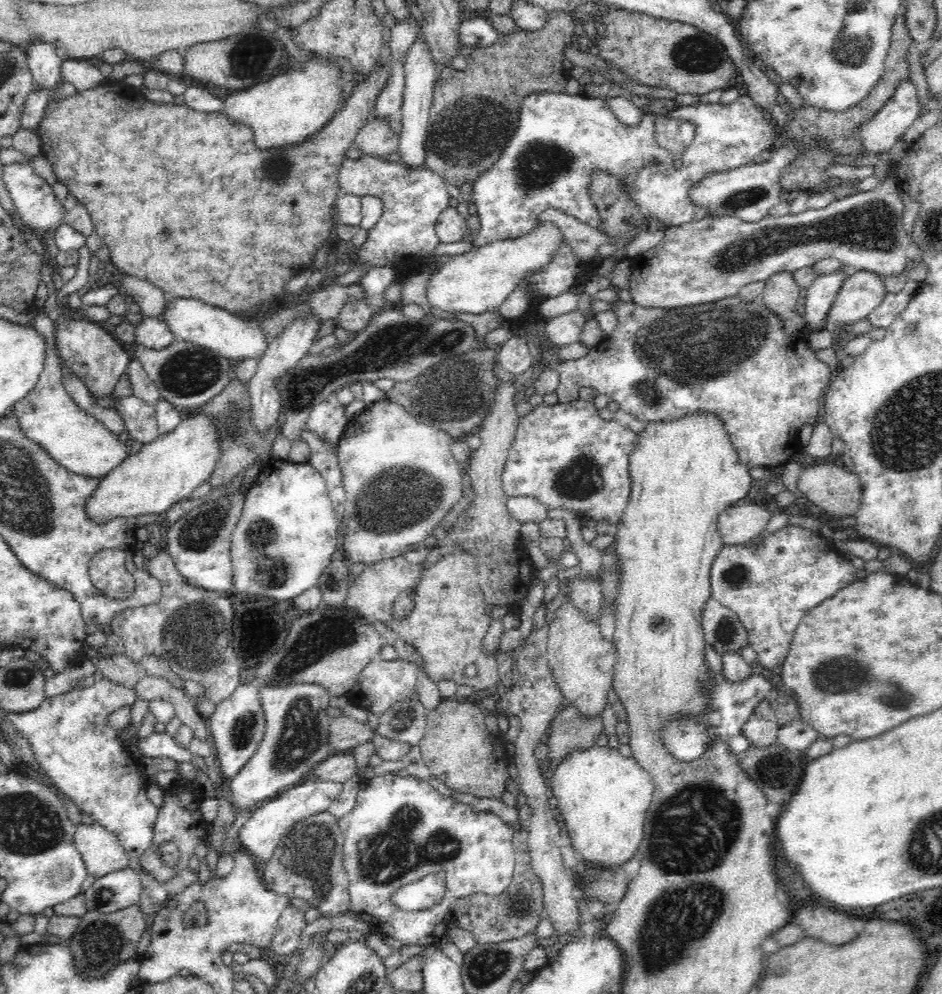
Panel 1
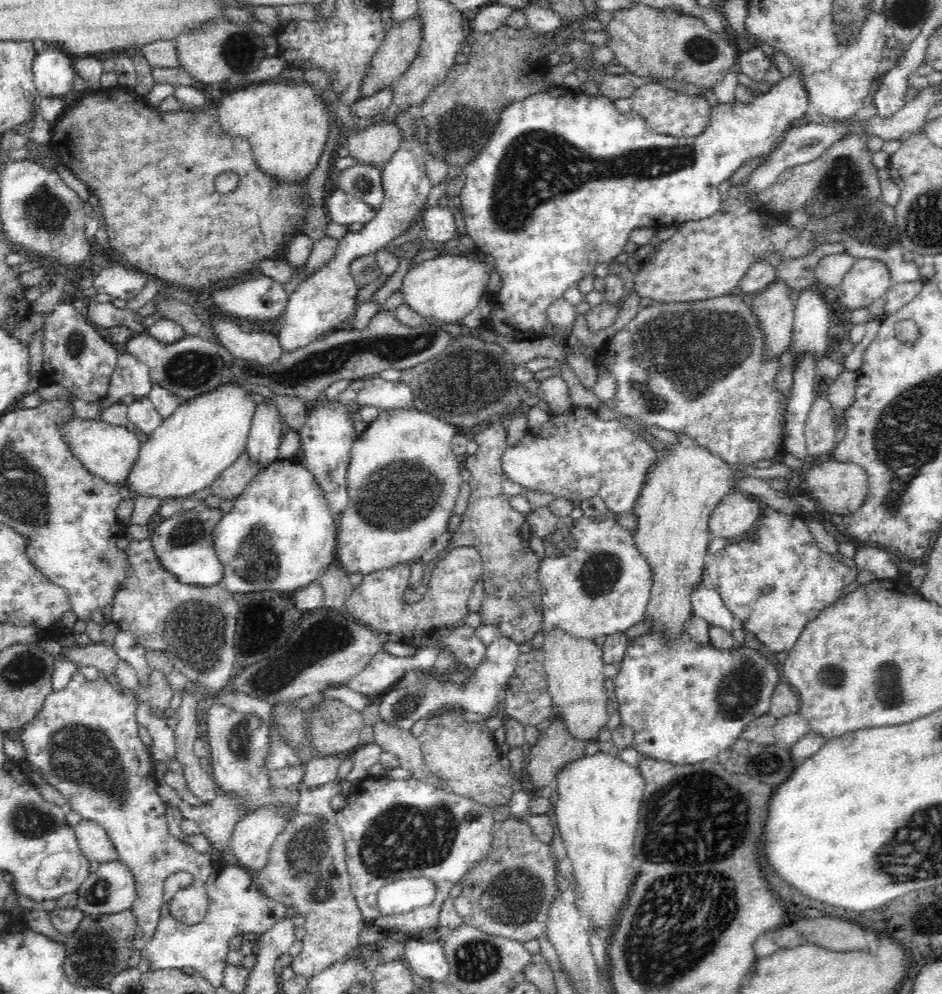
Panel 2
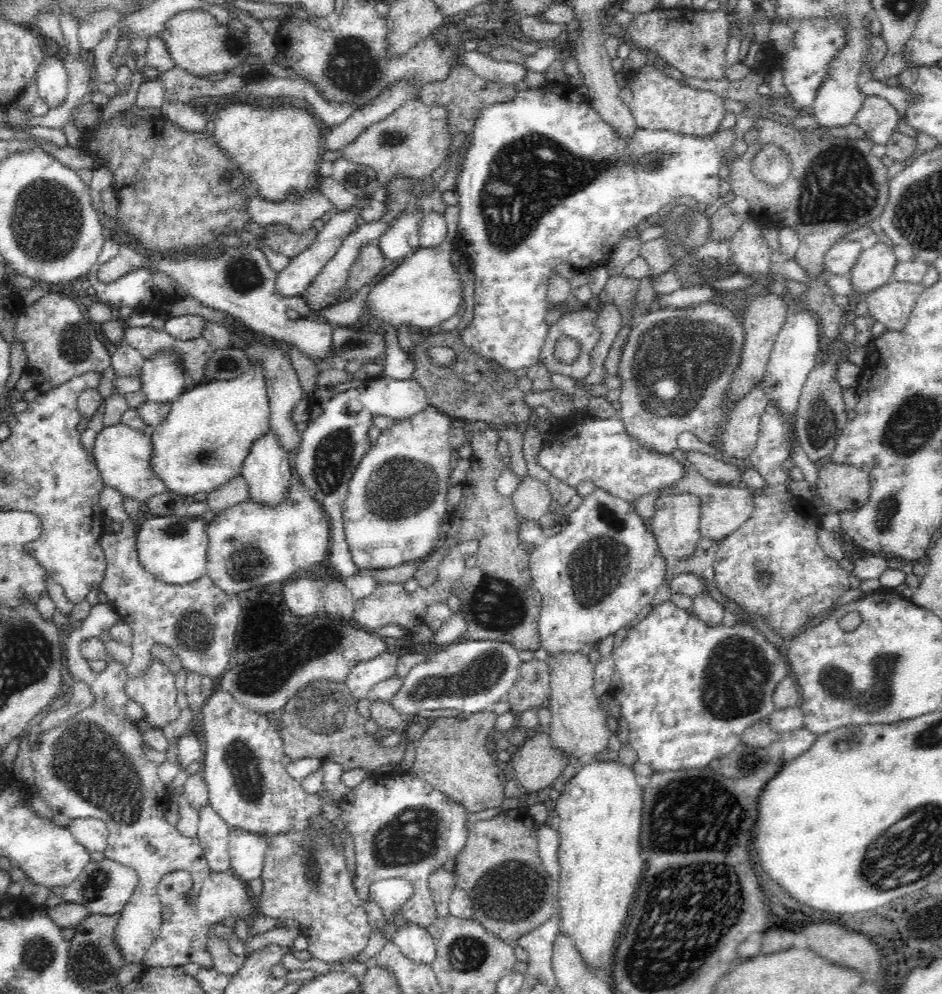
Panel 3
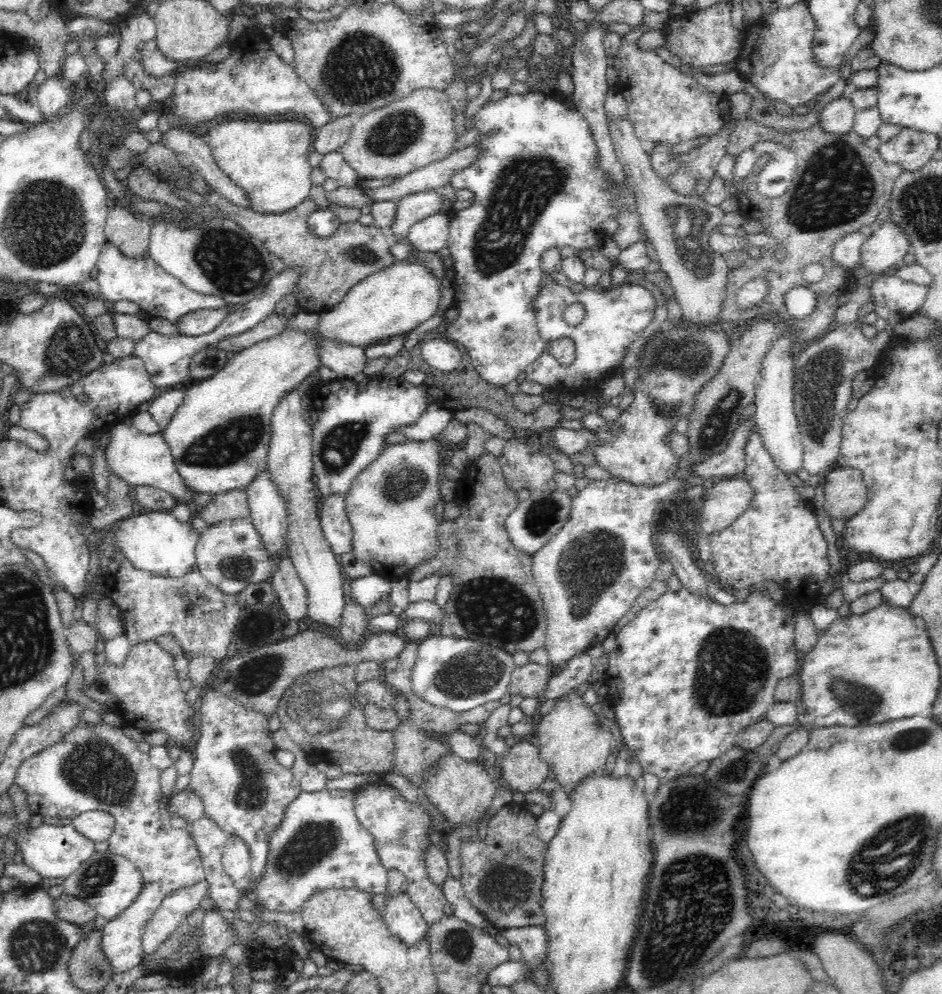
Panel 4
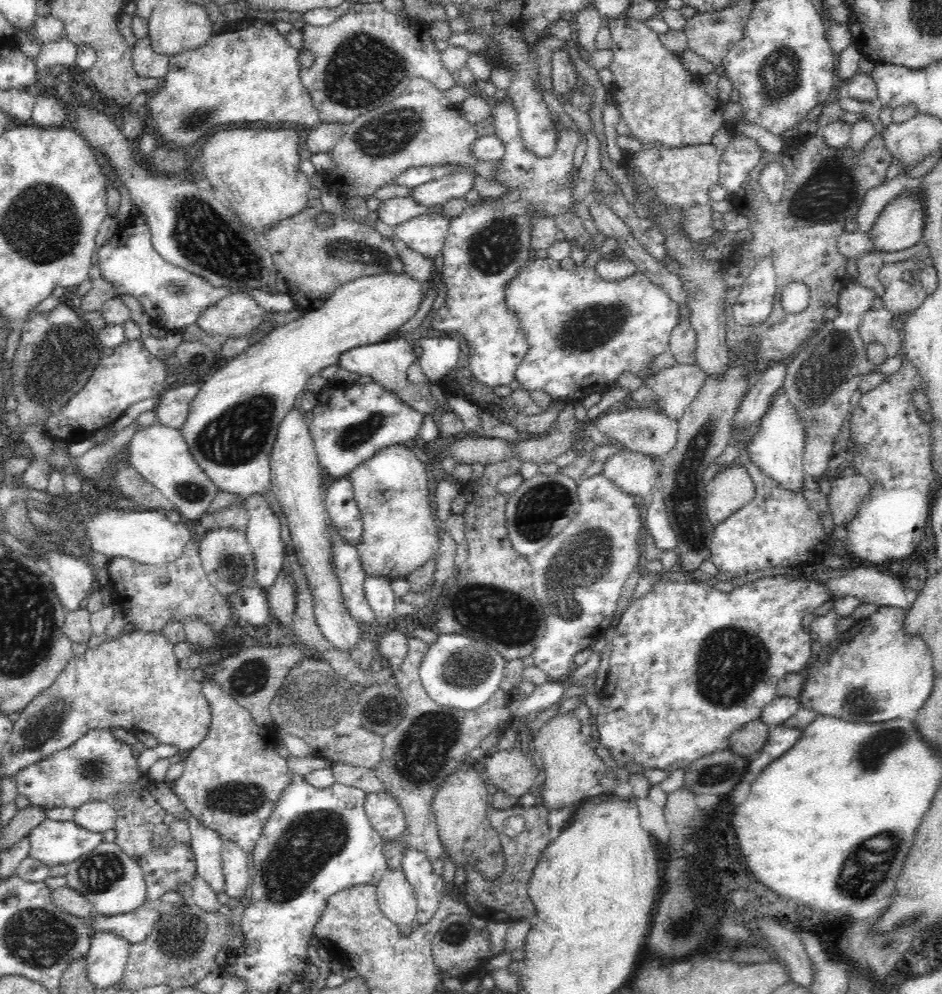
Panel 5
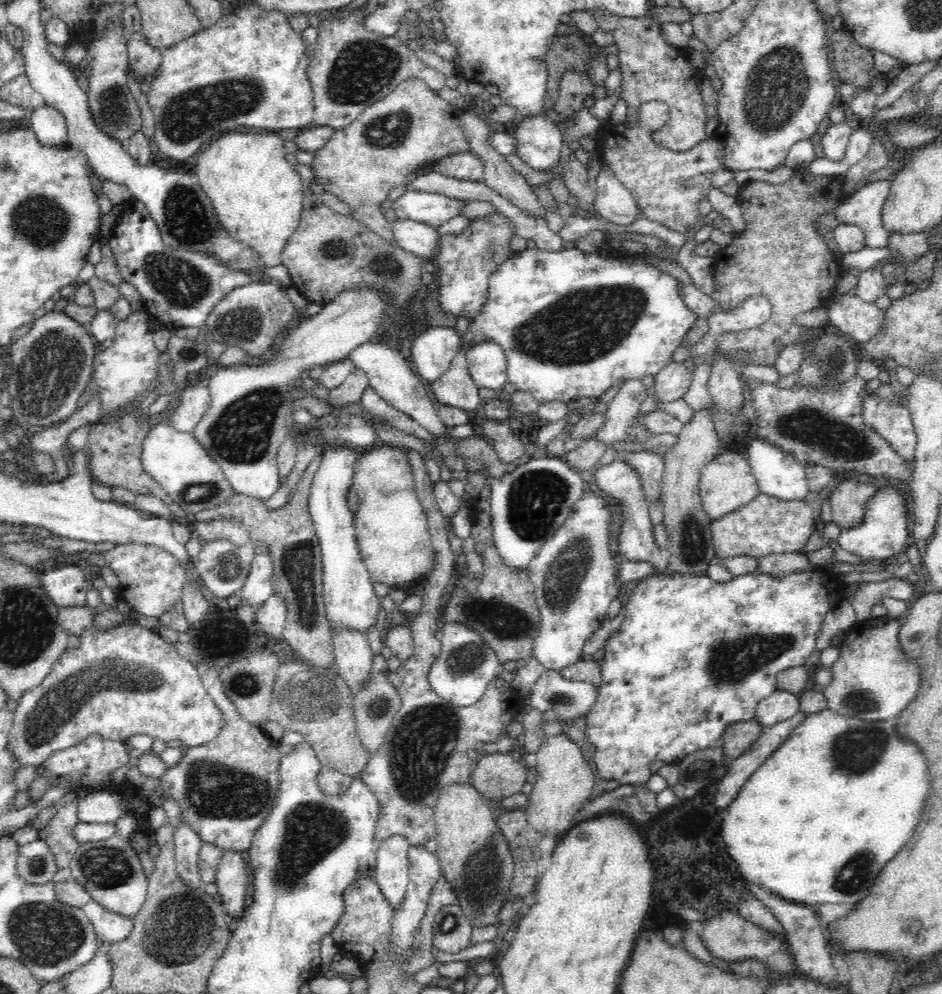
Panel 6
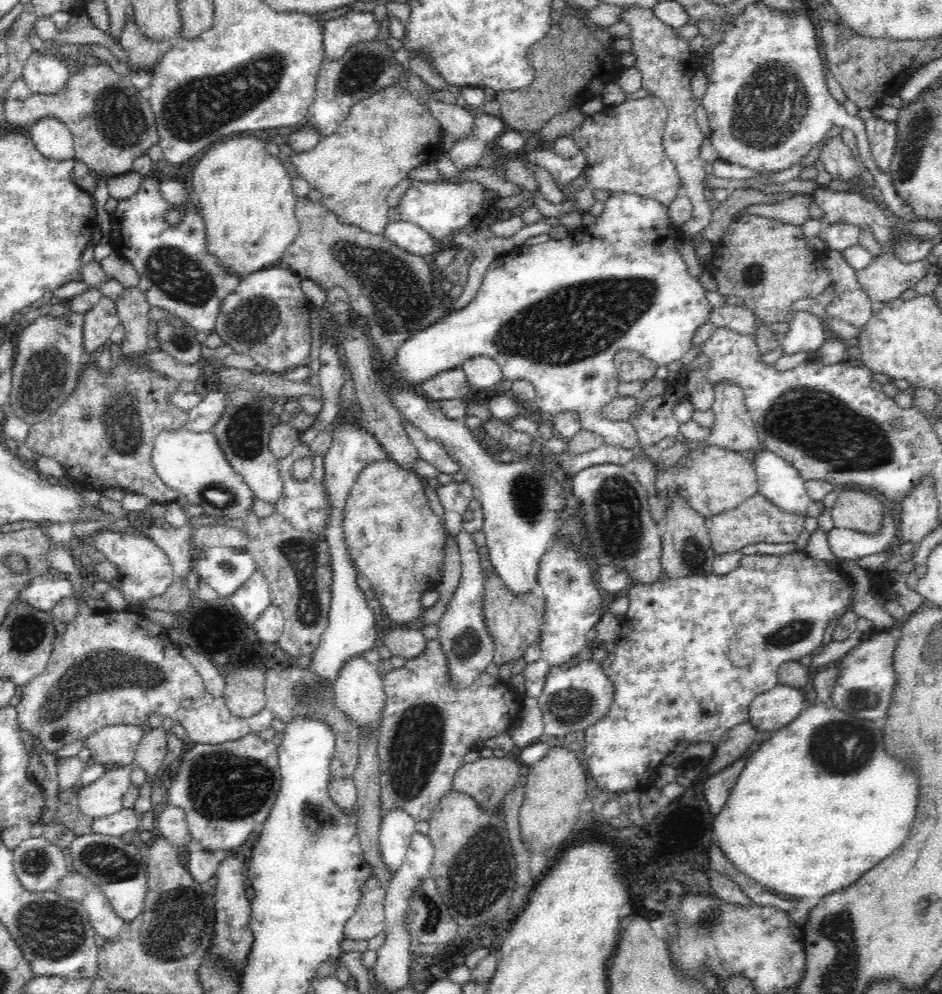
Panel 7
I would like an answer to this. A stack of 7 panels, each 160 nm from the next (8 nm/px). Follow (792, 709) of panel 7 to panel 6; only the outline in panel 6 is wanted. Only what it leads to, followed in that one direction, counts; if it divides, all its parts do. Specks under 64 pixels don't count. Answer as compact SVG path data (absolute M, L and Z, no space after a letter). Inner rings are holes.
M776 689L768 698L760 700L754 718L763 730L792 718L799 710L799 695Z

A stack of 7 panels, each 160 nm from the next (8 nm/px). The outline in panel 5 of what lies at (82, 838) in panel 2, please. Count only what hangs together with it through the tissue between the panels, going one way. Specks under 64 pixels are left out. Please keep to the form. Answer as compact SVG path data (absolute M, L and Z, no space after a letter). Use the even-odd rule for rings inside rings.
M92 800L76 808L73 821L90 832L106 832L117 824L117 809L108 801Z

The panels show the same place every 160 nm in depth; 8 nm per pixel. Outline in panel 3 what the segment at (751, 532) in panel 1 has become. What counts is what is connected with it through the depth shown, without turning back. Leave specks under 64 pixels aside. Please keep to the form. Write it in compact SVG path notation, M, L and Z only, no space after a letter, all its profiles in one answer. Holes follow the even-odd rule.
M674 449L671 455L685 465L685 468L688 469L688 475L684 479L677 480L675 484L668 486L668 489L672 493L678 494L679 497L699 496L699 531L704 538L712 538L715 541L722 540L723 537L730 536L730 533L750 518L755 499L753 490L743 485L711 483L696 470L696 467L686 459L686 455L680 449Z

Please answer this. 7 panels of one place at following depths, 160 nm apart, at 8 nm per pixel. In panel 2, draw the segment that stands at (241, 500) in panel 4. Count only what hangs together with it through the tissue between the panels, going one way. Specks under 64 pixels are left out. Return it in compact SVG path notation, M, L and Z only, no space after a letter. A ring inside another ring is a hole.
M244 449L236 462L232 463L225 471L209 486L211 494L225 500L240 496L248 483L260 472L256 461L250 459L248 451Z

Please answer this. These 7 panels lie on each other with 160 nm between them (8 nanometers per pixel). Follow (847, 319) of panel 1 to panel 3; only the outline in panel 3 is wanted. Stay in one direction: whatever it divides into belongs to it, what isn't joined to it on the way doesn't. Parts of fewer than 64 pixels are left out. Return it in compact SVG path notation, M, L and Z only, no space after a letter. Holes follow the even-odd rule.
M879 241L863 250L851 271L852 291L868 295L883 284L892 282L897 262L894 249Z

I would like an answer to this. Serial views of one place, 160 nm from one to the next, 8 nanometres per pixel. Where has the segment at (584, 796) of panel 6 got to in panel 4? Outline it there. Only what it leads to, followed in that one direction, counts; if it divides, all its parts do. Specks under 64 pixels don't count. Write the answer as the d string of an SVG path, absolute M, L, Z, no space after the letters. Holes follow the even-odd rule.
M570 690L557 699L553 709L538 721L539 756L552 766L556 782L568 788L572 794L586 778L602 772L606 759L611 755L613 732L590 706L582 701L582 695Z

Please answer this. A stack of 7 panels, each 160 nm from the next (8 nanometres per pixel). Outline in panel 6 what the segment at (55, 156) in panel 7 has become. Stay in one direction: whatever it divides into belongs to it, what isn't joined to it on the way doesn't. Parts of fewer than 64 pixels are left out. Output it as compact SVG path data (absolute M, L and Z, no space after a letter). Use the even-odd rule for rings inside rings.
M46 104L39 106L31 112L29 118L30 129L43 146L70 146L67 122L57 108Z

